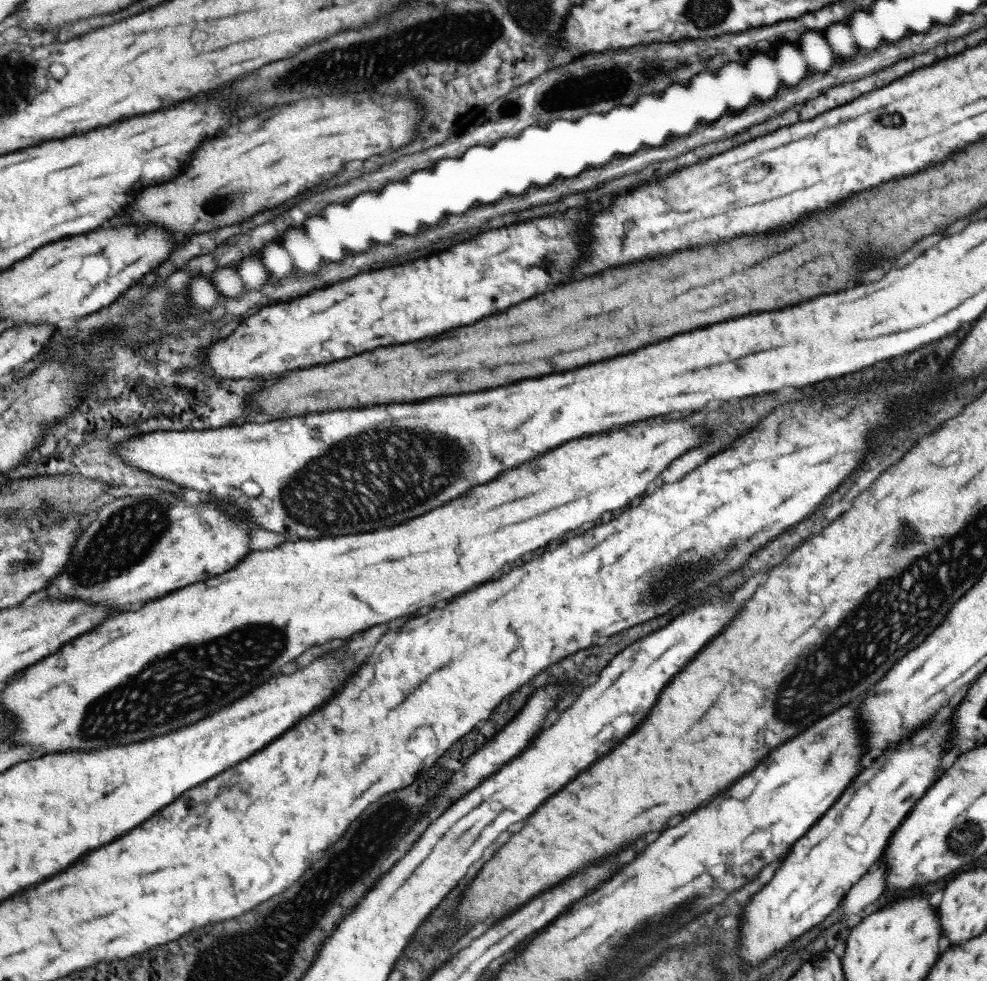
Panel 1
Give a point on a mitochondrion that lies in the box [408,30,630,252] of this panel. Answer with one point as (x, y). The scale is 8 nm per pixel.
(508, 105)

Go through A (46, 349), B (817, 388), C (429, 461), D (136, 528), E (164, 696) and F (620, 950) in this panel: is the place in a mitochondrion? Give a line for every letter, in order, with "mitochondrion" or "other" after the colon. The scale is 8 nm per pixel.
A: other
B: other
C: mitochondrion
D: mitochondrion
E: mitochondrion
F: mitochondrion

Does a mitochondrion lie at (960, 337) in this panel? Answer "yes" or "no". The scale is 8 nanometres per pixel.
no

